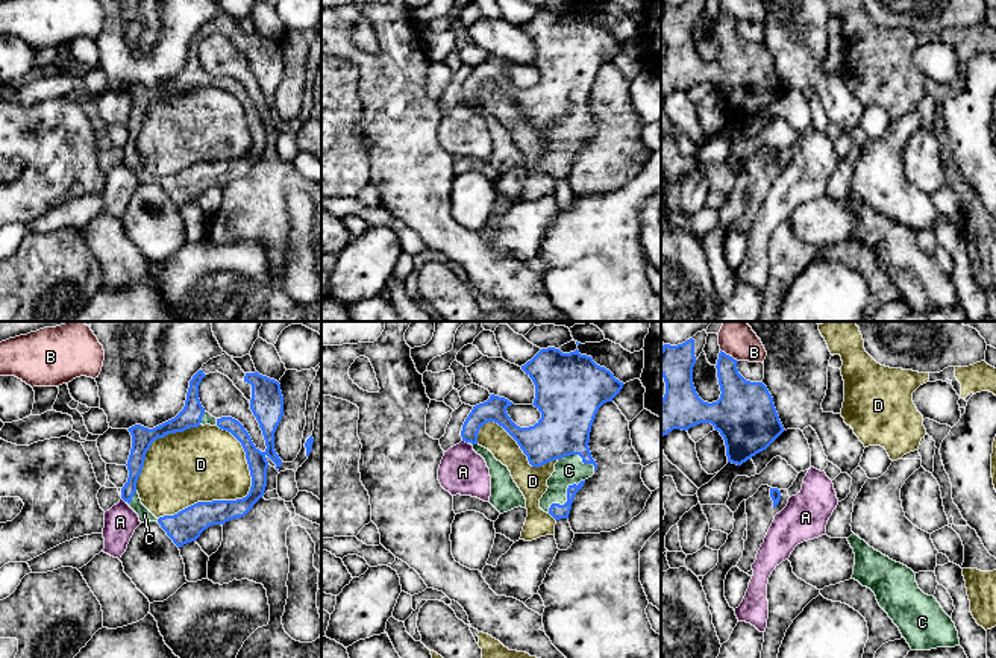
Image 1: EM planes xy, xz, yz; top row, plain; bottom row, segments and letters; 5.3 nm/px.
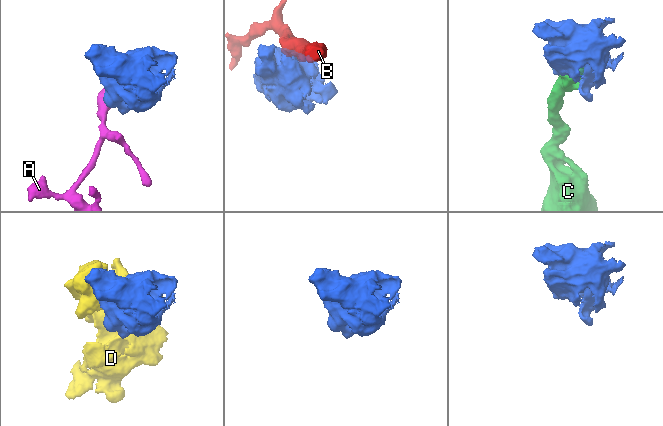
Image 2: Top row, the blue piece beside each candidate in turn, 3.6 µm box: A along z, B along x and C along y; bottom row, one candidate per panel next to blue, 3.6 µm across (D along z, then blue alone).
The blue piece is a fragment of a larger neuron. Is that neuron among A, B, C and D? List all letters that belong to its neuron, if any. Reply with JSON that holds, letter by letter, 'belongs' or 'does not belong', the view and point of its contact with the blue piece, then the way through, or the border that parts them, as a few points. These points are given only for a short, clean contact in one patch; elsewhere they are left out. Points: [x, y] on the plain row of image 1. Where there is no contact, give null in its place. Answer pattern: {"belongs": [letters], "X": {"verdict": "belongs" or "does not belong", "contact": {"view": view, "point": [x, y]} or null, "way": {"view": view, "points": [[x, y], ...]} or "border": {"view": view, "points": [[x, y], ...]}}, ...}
{"belongs": ["C"], "A": {"verdict": "does not belong", "contact": {"view": "xz", "point": [466, 102]}}, "B": {"verdict": "does not belong", "contact": {"view": "yz", "point": [728, 15]}, "border": {"view": "yz", "points": [[720, 9], [737, 21]]}}, "C": {"verdict": "belongs", "contact": {"view": "xz", "point": [567, 158]}}, "D": {"verdict": "does not belong", "contact": {"view": "xy", "point": [234, 161]}}}

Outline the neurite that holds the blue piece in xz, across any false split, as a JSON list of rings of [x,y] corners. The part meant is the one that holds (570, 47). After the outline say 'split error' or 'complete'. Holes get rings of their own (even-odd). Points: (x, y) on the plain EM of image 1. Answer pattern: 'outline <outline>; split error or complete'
outline [[[555,8],[541,9],[521,30],[535,45],[532,65],[541,73],[541,79],[534,86],[520,88],[506,73],[514,64],[491,55],[487,62],[473,67],[461,97],[485,120],[491,136],[490,164],[500,174],[526,168],[526,159],[508,127],[478,105],[479,89],[485,83],[502,86],[532,127],[556,120],[540,168],[555,180],[568,179],[576,153],[597,129],[588,108],[596,74],[603,64],[612,62],[625,44],[578,9],[570,14]]]; split error

